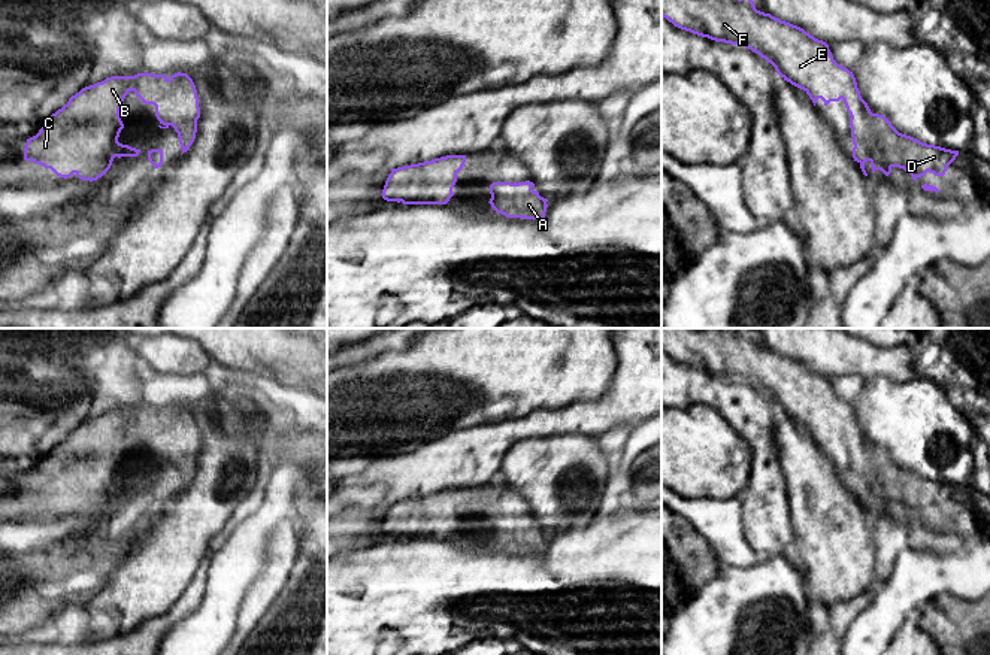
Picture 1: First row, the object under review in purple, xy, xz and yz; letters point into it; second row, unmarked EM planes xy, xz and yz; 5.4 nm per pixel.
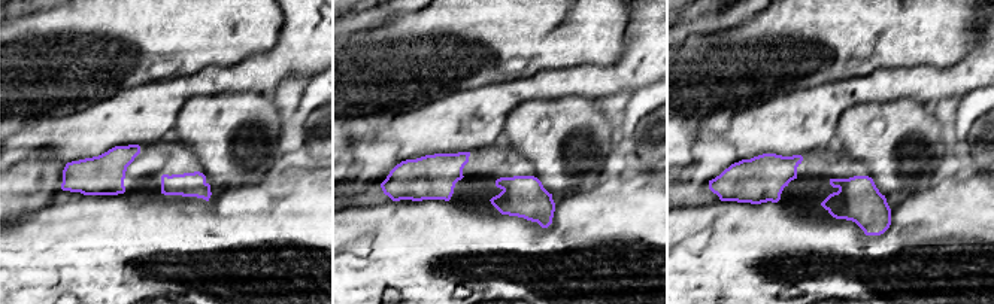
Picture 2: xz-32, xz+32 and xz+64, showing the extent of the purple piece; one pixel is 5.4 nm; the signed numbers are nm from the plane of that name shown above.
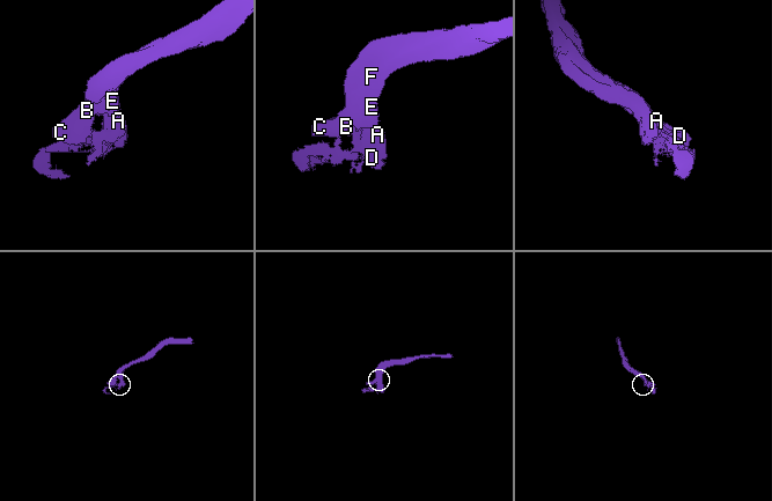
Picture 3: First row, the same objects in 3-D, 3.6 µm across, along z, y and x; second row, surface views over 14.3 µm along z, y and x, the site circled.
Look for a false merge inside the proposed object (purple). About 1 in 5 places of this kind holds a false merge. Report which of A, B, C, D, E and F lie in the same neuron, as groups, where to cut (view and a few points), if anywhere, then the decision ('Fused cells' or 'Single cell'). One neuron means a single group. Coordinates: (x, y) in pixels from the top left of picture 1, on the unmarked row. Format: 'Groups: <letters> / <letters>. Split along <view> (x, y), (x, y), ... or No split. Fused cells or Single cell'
Groups: A B C D E F. No split. Single cell

